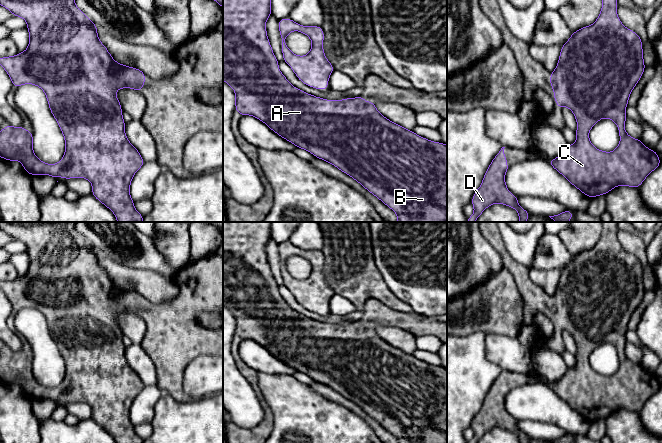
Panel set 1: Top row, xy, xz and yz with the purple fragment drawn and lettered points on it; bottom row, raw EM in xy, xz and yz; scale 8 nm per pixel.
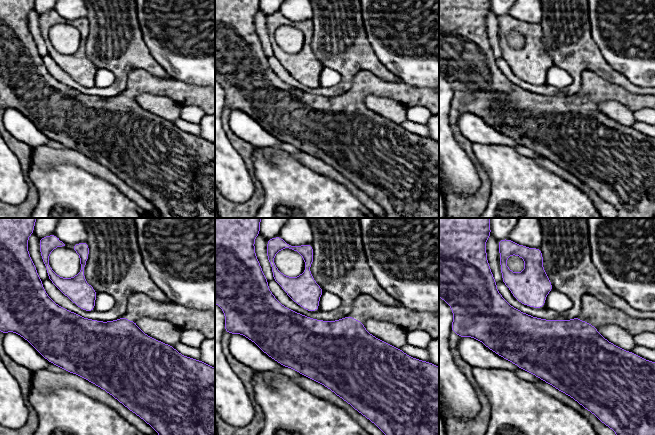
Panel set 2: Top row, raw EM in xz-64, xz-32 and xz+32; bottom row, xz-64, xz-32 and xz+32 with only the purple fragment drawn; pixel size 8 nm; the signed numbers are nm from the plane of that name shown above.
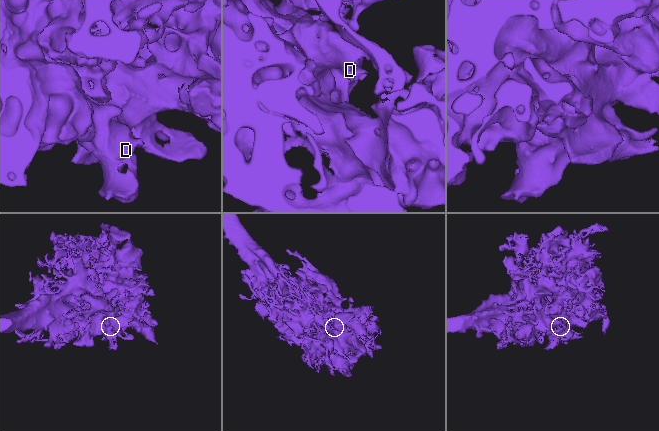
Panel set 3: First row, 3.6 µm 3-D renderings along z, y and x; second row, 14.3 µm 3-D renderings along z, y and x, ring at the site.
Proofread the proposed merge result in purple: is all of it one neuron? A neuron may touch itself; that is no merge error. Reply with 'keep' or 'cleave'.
keep

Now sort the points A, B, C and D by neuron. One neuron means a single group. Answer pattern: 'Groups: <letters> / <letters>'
Groups: A B C D

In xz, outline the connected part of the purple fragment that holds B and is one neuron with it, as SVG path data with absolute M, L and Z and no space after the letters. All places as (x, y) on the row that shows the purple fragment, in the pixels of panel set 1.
M223 0L223 80L234 89L235 110L241 116L250 115L257 118L297 148L310 152L316 158L334 165L340 171L352 177L397 214L396 222L445 222L447 220L447 145L442 142L430 141L417 135L412 130L390 121L377 110L373 102L365 101L361 95L342 100L327 100L310 95L291 85L279 69L279 61L273 53L267 36L266 20L270 16L272 16L271 0Z

